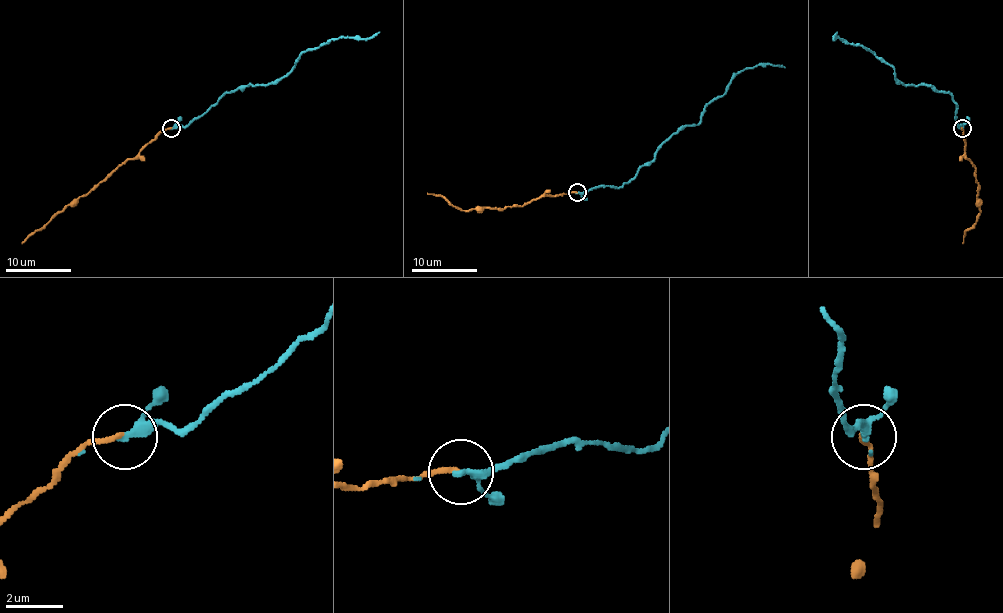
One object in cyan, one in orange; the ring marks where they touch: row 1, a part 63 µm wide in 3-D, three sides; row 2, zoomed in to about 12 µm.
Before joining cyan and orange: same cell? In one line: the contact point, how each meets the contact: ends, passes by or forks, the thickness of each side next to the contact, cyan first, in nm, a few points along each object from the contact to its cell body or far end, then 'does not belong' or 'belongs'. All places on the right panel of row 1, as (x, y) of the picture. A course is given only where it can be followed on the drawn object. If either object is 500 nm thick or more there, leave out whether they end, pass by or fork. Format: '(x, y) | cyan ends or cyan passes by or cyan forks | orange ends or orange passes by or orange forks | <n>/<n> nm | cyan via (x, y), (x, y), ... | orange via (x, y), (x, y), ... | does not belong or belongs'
(962, 128) | cyan forks | orange ends | 200/170 nm | cyan via (961, 128), (955, 118), (953, 96), (928, 85), (900, 83), (891, 65), (872, 52), (833, 39), (836, 32) | orange via (961, 128), (965, 156), (976, 169), (979, 211), (978, 220), (965, 233), (963, 243) | belongs

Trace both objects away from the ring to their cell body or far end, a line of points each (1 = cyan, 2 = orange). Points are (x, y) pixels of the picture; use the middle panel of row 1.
1: (577, 192), (627, 184), (679, 131), (701, 121), (701, 113), (722, 95), (742, 70), (771, 64), (784, 67)
2: (577, 192), (541, 195), (521, 207), (464, 210), (456, 208), (439, 195), (428, 193)

